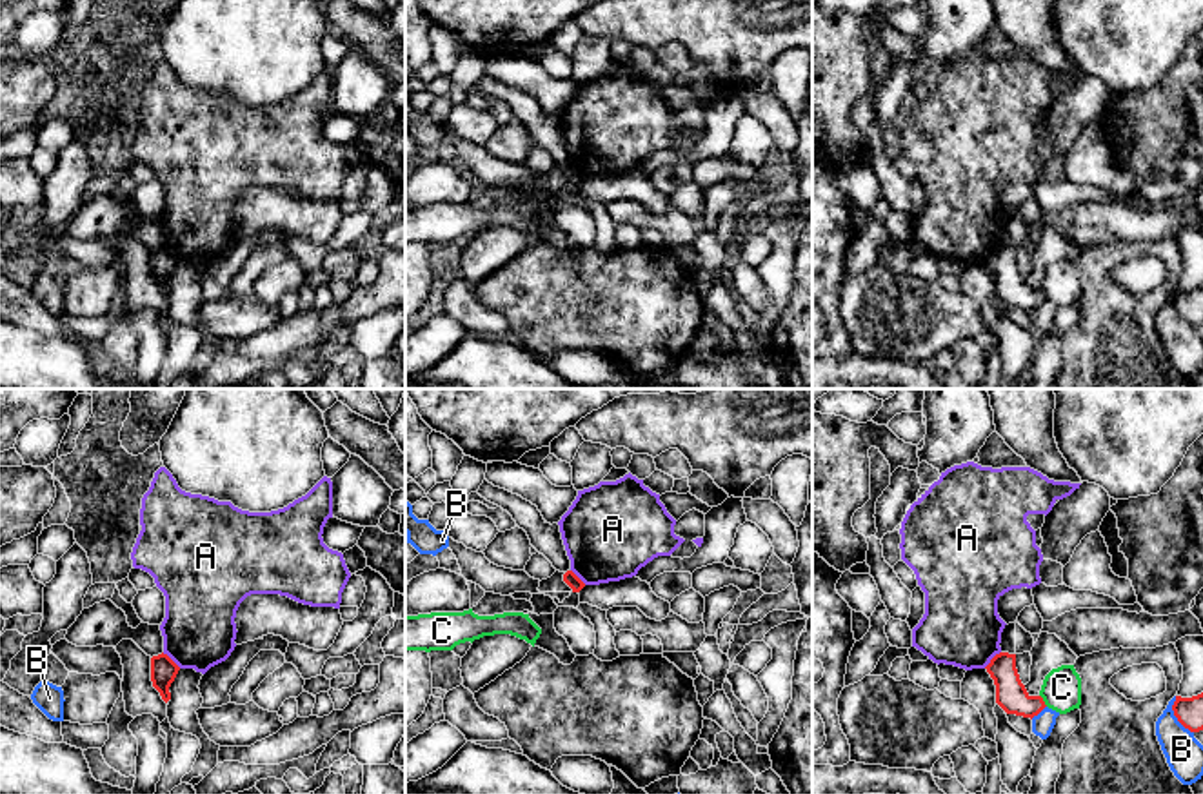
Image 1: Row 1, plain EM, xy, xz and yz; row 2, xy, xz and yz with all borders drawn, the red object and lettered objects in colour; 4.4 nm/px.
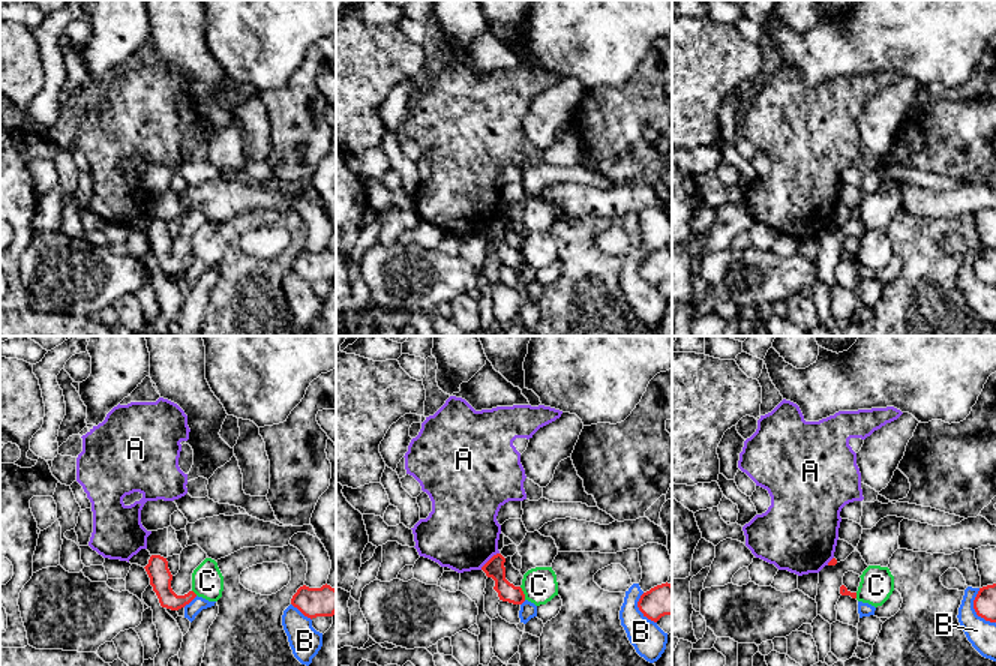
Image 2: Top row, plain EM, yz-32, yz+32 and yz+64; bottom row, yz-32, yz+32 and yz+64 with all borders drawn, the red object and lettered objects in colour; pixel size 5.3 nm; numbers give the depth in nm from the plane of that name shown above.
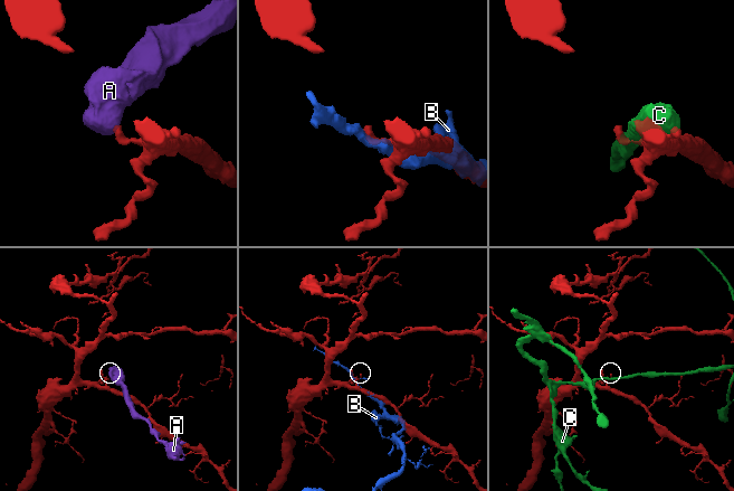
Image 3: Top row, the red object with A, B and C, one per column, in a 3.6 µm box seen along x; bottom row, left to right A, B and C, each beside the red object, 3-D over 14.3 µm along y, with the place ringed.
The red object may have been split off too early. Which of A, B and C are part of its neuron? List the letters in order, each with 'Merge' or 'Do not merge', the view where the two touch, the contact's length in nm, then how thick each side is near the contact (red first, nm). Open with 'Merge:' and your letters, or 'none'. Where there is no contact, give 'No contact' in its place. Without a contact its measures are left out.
Merge: none
A: Do not merge. Touches red in yz. Shared border 110 nm. Thickness 140 nm (red) against 340 nm
B: Do not merge. Touches red in yz. Shared border 190 nm. Thickness 130 nm (red) against 170 nm
C: Do not merge. Touches red in yz. Shared border 70 nm. Thickness 140 nm (red) against 180 nm

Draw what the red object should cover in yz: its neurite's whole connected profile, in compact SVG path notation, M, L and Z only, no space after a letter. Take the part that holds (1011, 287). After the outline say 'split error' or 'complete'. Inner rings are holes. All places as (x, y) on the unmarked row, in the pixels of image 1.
M999 245L985 262L996 278L996 296L1007 307L1032 313L1047 300L1041 289L1030 289L1021 276L1016 262L1016 247Z; complete

